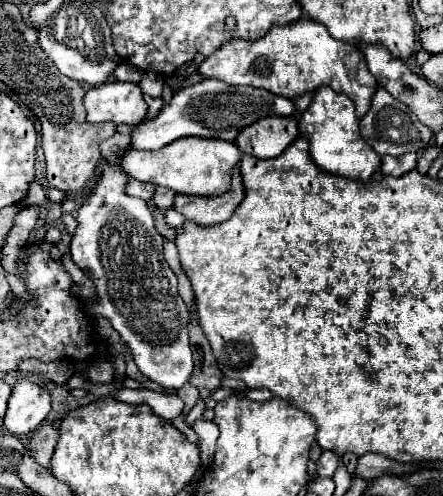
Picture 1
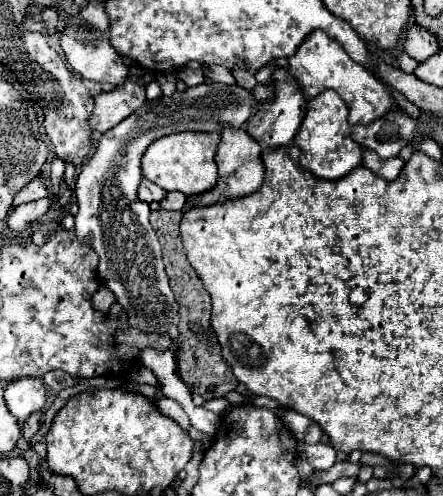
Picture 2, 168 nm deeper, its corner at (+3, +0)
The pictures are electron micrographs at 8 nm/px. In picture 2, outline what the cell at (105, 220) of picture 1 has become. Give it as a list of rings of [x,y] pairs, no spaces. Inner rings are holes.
[[[198,84],[186,88],[184,92],[174,92],[172,96],[162,96],[158,100],[146,102],[144,108],[138,108],[136,114],[120,122],[112,130],[102,134],[102,140],[94,156],[82,166],[76,178],[76,200],[78,214],[74,232],[80,244],[88,244],[98,254],[98,278],[102,284],[116,296],[116,302],[126,310],[128,324],[142,332],[168,334],[172,346],[168,350],[144,348],[134,358],[140,366],[154,372],[162,394],[180,402],[188,414],[192,426],[204,434],[216,434],[220,416],[198,408],[192,402],[192,394],[178,374],[178,302],[168,284],[164,272],[162,248],[156,232],[152,230],[148,216],[150,208],[146,202],[138,200],[136,190],[142,180],[140,156],[144,148],[154,140],[168,136],[170,132],[218,132],[224,128],[238,130],[246,120],[258,110],[260,102],[254,94],[238,84]]]

